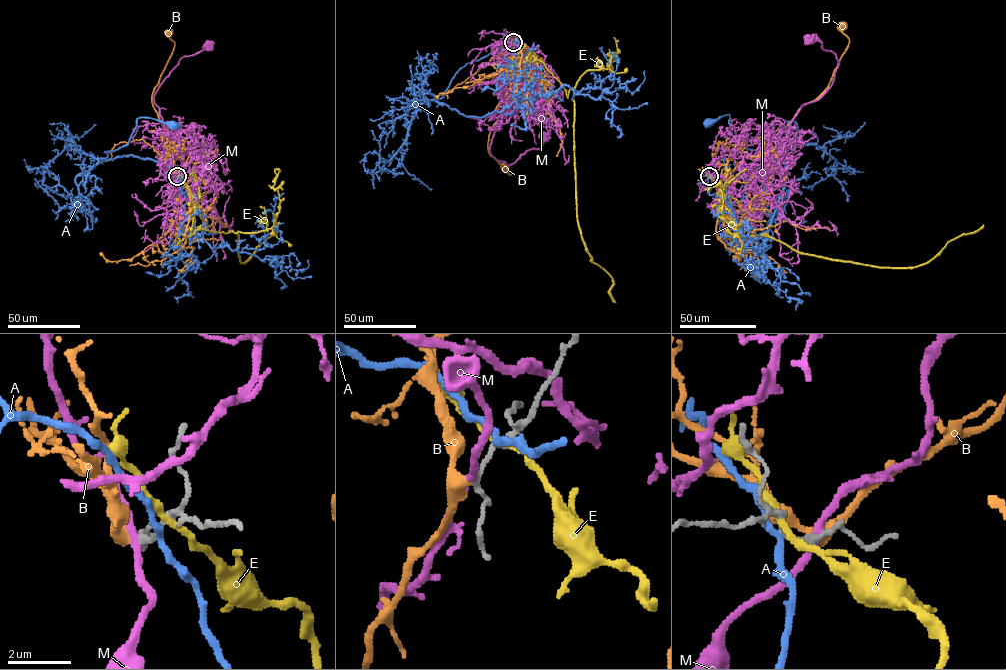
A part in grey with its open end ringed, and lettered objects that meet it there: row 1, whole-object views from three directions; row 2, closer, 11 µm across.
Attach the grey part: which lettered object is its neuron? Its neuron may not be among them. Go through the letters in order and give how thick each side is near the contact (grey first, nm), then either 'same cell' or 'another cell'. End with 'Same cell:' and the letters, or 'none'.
A: 170 nm thick on the grey side, 200 nm on the other; another cell
B: 170 nm thick on the grey side, 360 nm on the other; same cell
E: 160 nm thick on the grey side, 240 nm on the other; another cell
M: 170 nm thick on the grey side, 240 nm on the other; another cell
Same cell: B

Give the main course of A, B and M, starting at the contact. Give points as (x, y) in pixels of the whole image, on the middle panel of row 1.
A: (514, 40), (539, 68), (527, 71), (525, 94), (511, 114), (465, 116), (437, 101), (462, 67), (507, 41)
B: (513, 42), (508, 51), (510, 102), (490, 131), (488, 151), (505, 168)
M: (513, 42), (506, 50), (518, 105), (496, 126), (490, 153), (511, 164), (538, 149), (544, 137)

